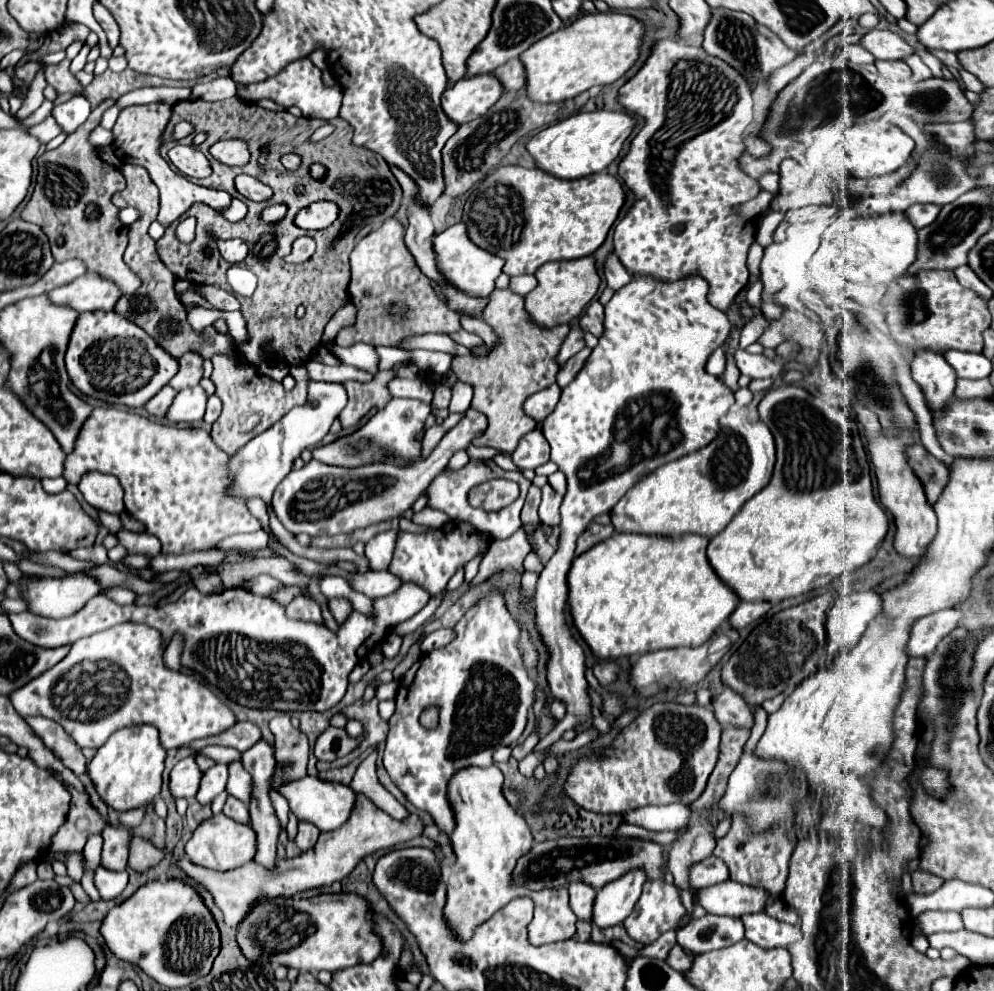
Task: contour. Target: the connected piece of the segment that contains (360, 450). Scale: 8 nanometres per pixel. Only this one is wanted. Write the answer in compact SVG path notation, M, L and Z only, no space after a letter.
M393 398L383 410L379 410L357 432L353 432L349 436L343 436L343 438L337 438L335 442L331 442L327 446L315 448L313 450L313 458L321 460L325 464L345 466L345 468L355 468L355 466L377 462L387 454L401 456L401 458L407 458L407 460L415 462L415 460L419 460L419 454L421 454L421 442L417 440L417 434L423 430L423 422L426 421L430 414L431 408L429 408L429 404L425 404L421 400Z

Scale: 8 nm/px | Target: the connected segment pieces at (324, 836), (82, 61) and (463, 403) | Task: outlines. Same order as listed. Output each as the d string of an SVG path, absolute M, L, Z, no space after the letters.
M357 794L355 810L353 810L351 818L341 828L335 828L331 832L321 832L321 836L319 836L315 848L311 848L311 852L303 852L297 858L277 860L275 868L265 868L259 862L249 862L249 864L235 868L235 870L217 872L217 870L207 870L203 866L195 866L187 858L181 858L179 866L215 896L217 906L225 914L225 922L229 926L239 926L243 916L247 916L247 912L251 912L251 908L257 904L259 898L295 896L303 890L331 886L333 882L339 882L345 876L349 876L351 870L367 854L373 854L377 850L391 848L393 844L411 840L411 838L419 836L421 830L423 830L423 822L415 814L411 814L403 822L397 822L389 814L379 810L373 802L369 802L363 794Z
M83 44L83 48L81 48L81 52L73 58L73 62L71 62L71 72L75 74L75 72L79 72L79 70L83 70L83 66L87 64L87 54L89 54L89 46L87 44Z
M458 381L452 388L451 412L465 412L471 404L473 398L473 388L471 385Z

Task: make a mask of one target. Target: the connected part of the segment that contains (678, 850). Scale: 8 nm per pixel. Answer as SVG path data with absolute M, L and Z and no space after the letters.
M703 824L691 826L671 846L667 866L675 878L677 888L695 892L695 888L691 888L691 884L687 884L687 872L689 872L691 864L697 864L697 862L705 860L707 856L711 856L713 848L715 848L715 838L711 836L711 830L713 830L713 826L703 826Z

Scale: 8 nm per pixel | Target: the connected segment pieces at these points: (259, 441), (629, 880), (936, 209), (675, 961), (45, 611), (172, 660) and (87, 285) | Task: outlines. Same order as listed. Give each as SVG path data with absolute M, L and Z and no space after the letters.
M309 382L309 396L307 396L307 402L303 406L297 406L293 410L289 410L277 424L273 424L269 430L265 430L263 434L255 436L245 448L241 448L229 462L229 468L231 468L231 474L233 474L233 492L237 496L241 496L243 500L247 500L249 496L259 496L263 498L265 502L271 502L271 496L275 492L275 488L279 486L279 482L291 472L291 466L293 466L293 460L301 456L301 452L305 448L315 448L323 436L329 432L333 420L337 418L337 414L345 408L347 404L347 392L341 384L333 384L335 388L331 388L329 382Z
M635 870L597 890L591 922L599 928L621 924L631 914L635 902L639 900L641 886L645 880L647 880L645 874L641 870L639 872Z
M926 204L921 208L921 206L911 206L907 210L907 216L911 220L911 224L915 228L921 228L921 226L927 226L934 222L940 212L940 207L933 204Z
M675 946L671 952L669 952L669 958L667 958L667 964L679 972L687 972L693 964L693 954L685 954L679 946Z
M73 572L67 578L33 578L27 586L25 600L33 614L61 618L77 612L103 588L105 586L81 572Z
M176 633L170 642L170 645L165 650L164 660L167 662L169 668L181 668L179 660L181 660L181 653L183 646L181 645L183 637L180 633Z
M85 272L69 284L63 284L49 292L51 302L71 306L79 312L89 310L113 310L123 296L113 280L107 280L95 272Z

